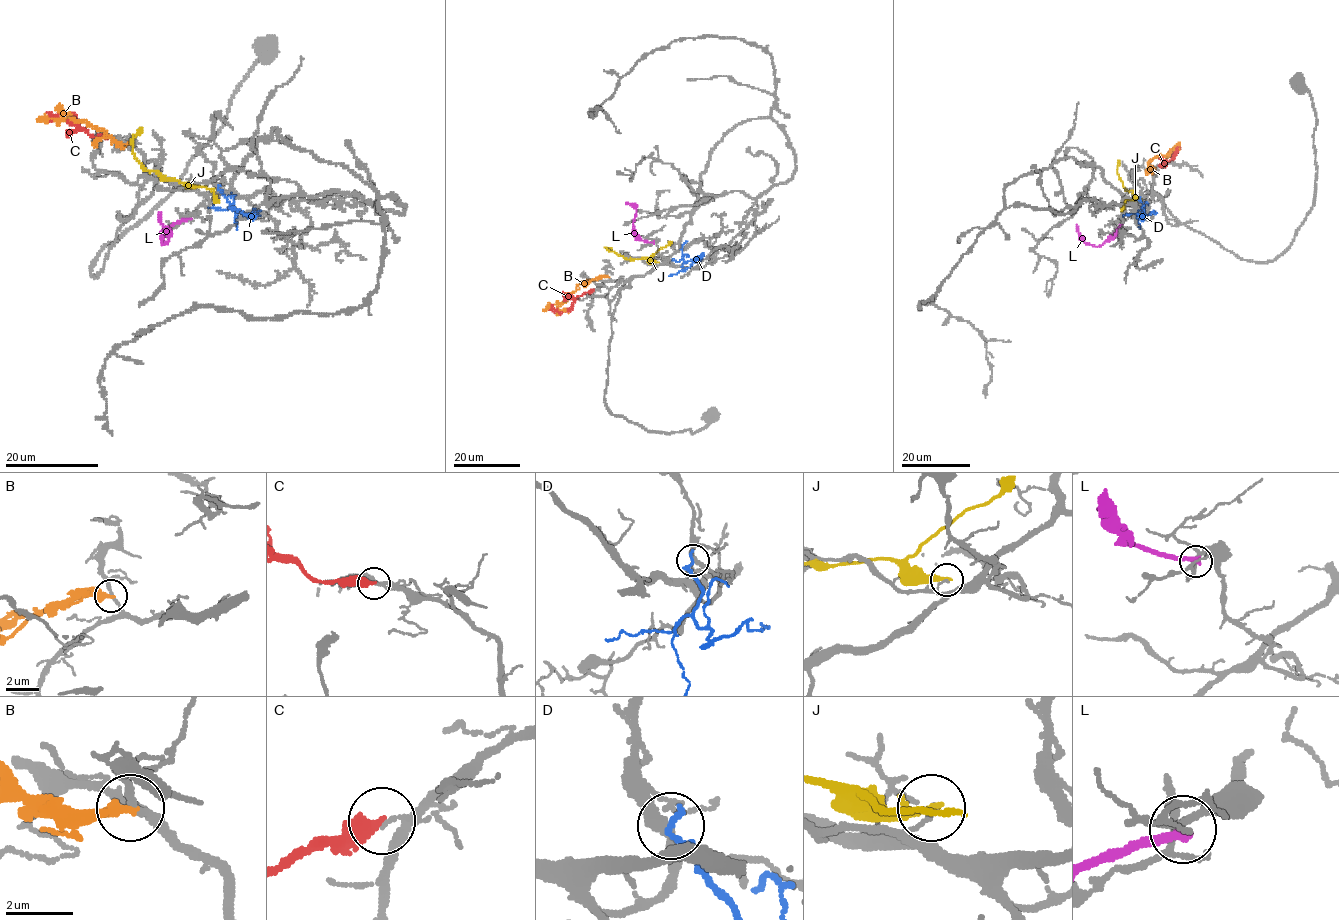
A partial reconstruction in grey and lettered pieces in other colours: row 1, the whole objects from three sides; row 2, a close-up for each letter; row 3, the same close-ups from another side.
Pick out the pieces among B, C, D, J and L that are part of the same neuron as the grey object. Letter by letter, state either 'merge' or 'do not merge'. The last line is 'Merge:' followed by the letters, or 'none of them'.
B: do not merge
C: do not merge
D: do not merge
J: do not merge
L: do not merge
Merge: none of them

